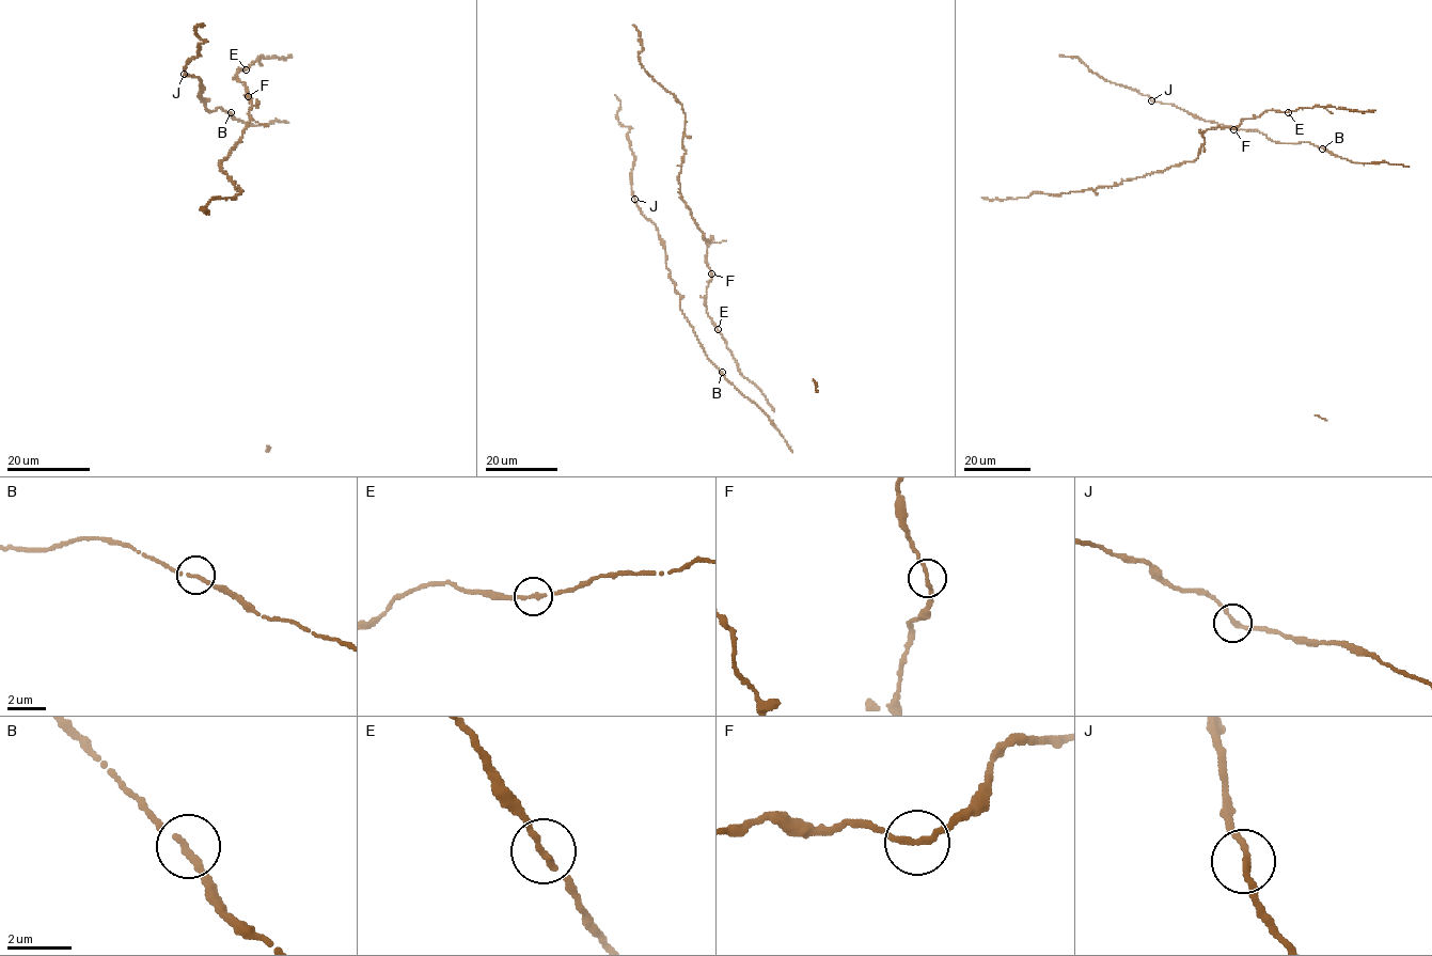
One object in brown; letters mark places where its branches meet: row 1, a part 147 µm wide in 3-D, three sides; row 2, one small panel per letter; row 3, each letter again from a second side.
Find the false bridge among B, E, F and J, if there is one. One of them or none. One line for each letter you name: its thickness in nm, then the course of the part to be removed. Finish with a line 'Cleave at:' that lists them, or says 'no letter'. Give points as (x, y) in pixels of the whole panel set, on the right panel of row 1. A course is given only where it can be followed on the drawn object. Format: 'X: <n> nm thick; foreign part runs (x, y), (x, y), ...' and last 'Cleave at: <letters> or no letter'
Cleave at: no letter

